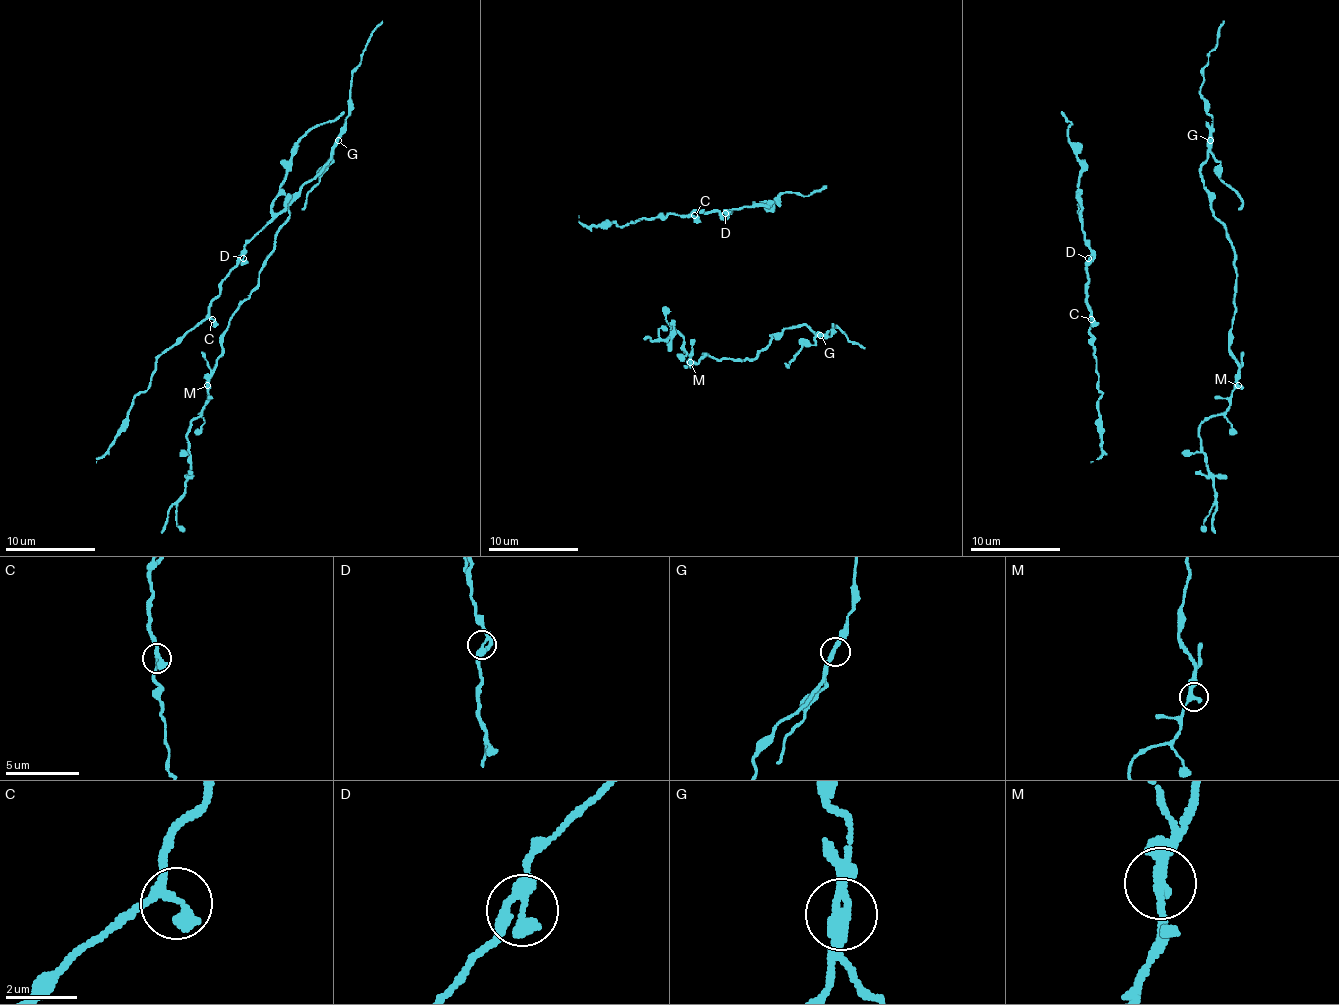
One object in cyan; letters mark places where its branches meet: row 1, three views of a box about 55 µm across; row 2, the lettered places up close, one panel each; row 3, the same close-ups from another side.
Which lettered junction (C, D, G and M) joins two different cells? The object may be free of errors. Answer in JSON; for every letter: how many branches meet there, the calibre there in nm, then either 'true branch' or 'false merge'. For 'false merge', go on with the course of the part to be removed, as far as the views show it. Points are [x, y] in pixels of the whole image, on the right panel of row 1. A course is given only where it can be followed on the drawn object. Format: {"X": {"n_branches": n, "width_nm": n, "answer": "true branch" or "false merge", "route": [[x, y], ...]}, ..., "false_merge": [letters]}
{"C": {"n_branches": 2, "width_nm": 320, "answer": "true branch"}, "D": {"n_branches": 2, "width_nm": 360, "answer": "true branch"}, "G": {"n_branches": 2, "width_nm": 320, "answer": "false merge", "route": [[1211, 141], [1211, 118], [1199, 87], [1224, 21]]}, "M": {"n_branches": 2, "width_nm": 320, "answer": "true branch"}, "false_merge": ["G"]}

